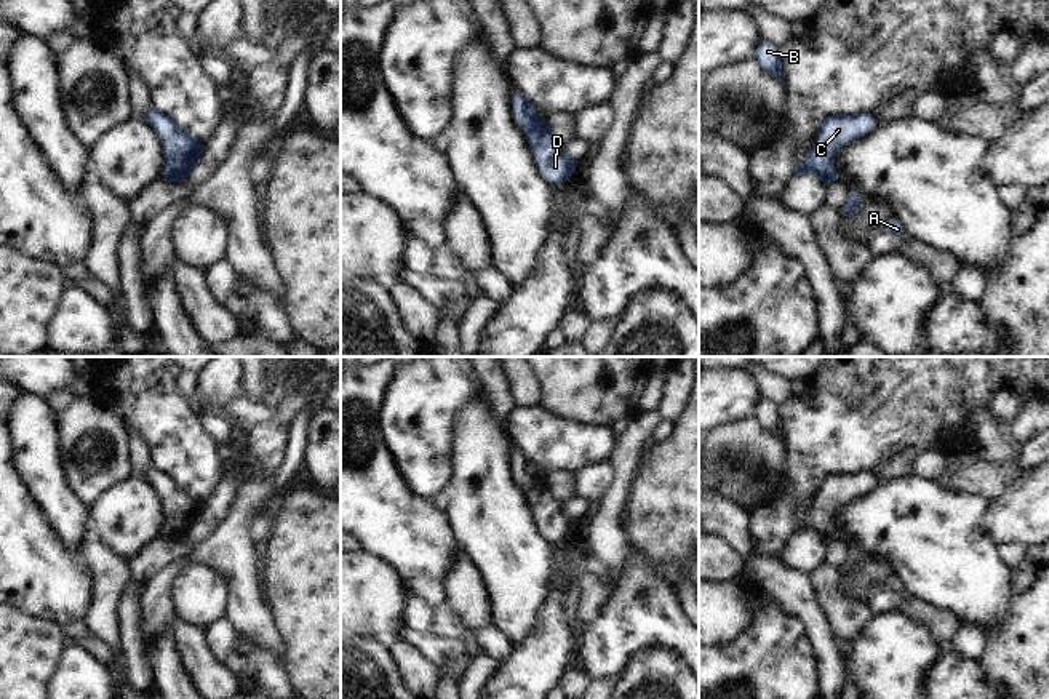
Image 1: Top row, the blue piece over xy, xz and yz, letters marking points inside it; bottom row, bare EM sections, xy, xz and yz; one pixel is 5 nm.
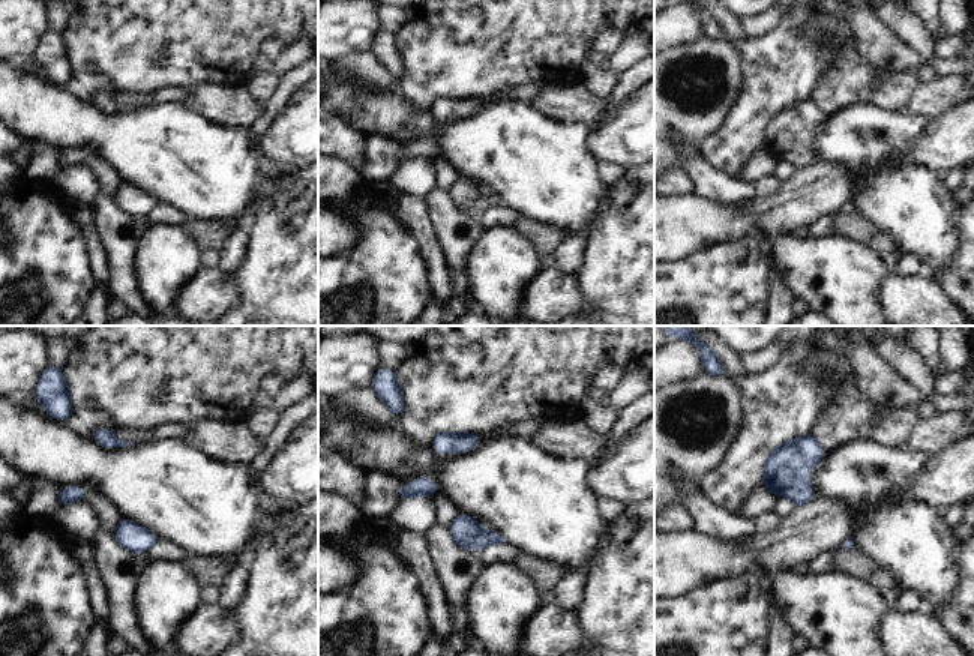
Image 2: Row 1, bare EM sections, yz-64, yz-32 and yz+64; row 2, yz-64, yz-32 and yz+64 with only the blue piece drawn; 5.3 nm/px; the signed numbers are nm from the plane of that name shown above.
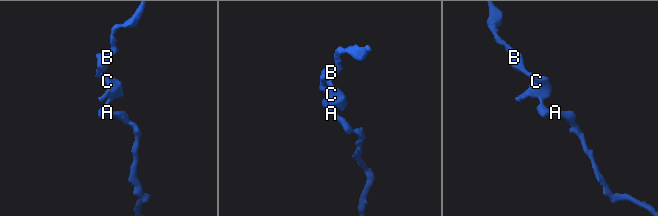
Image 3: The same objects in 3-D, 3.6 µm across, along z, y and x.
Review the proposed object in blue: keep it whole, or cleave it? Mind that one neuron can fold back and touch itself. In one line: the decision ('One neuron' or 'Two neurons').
One neuron.

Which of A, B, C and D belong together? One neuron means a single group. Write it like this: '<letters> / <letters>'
A B C D

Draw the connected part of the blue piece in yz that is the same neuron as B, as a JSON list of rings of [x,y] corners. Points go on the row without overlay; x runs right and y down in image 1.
[[[761,398],[758,401],[758,405],[756,405],[756,419],[780,443],[785,443],[784,429],[782,429],[782,424],[780,424],[780,414],[779,414],[777,406],[771,400]]]

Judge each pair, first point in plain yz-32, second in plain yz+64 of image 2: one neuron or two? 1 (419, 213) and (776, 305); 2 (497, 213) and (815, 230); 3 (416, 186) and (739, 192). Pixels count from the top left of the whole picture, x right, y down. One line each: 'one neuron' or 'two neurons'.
1: one neuron
2: one neuron
3: two neurons

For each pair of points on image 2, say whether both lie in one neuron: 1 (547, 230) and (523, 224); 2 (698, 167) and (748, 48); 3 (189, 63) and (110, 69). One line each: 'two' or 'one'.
1: one
2: two
3: one

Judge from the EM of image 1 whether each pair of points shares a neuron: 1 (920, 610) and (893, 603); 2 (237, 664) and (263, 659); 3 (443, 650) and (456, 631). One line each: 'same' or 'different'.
1: different
2: same
3: different

